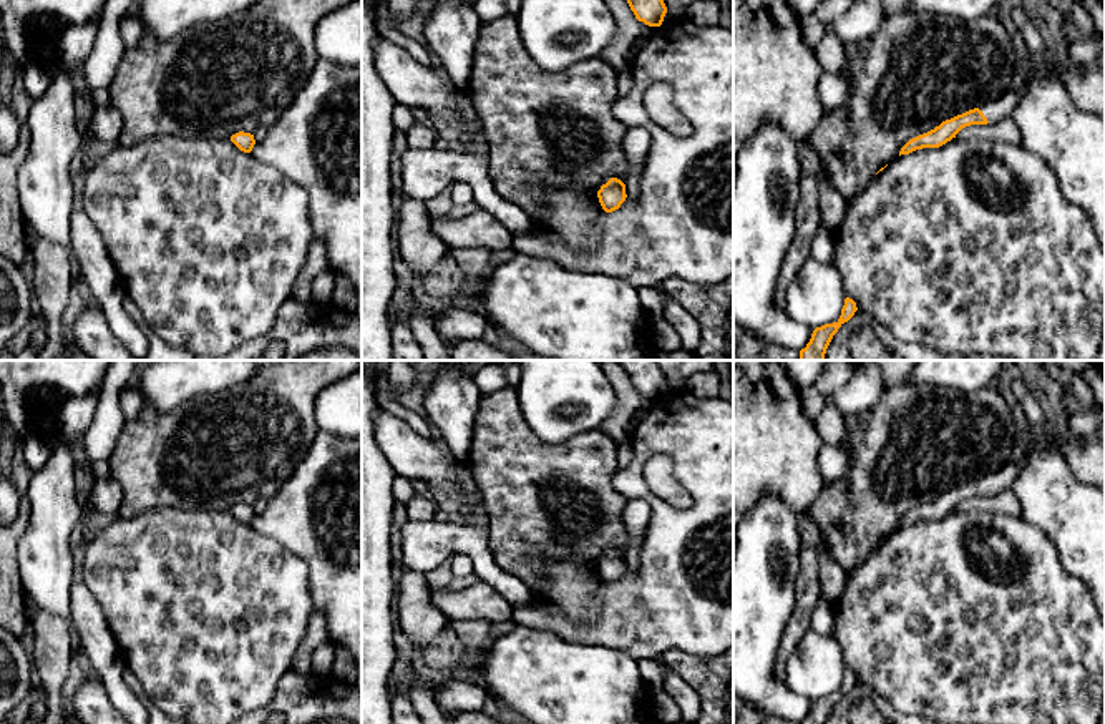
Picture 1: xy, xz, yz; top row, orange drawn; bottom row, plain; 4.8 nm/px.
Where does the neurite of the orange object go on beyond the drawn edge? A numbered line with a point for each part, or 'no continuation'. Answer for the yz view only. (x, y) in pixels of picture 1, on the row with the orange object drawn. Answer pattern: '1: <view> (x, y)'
1: yz (1085, 85)

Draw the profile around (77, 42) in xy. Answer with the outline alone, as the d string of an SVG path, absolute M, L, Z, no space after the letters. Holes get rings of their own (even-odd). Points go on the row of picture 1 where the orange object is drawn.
M96 22L66 27L58 42L56 60L46 70L53 76L60 73L70 75L70 68L75 63L85 61L90 56L96 43L96 35Z

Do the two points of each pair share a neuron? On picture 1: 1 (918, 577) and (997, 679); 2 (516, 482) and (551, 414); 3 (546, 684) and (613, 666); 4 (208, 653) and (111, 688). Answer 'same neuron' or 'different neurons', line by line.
1: same neuron
2: different neurons
3: same neuron
4: different neurons

